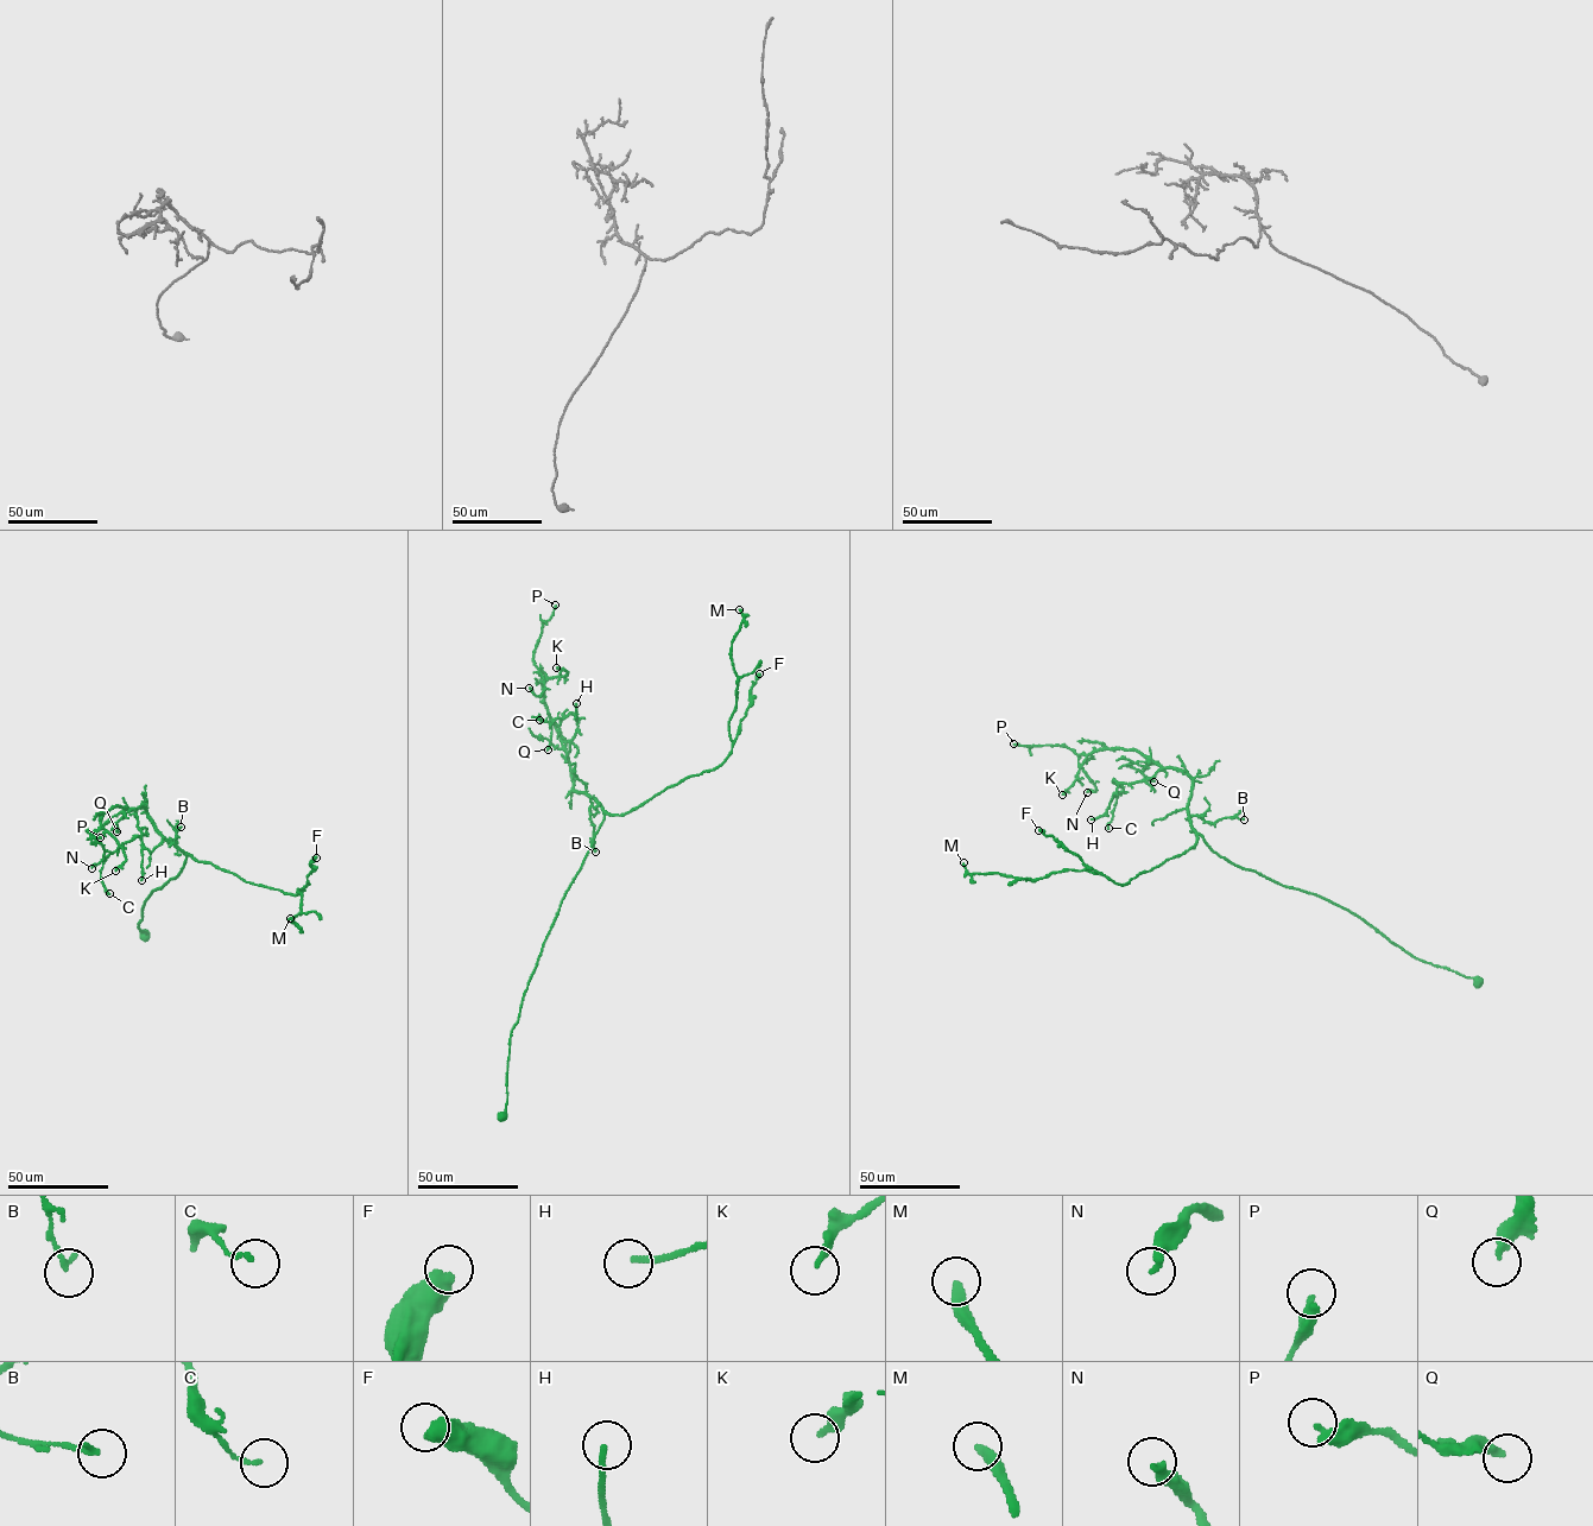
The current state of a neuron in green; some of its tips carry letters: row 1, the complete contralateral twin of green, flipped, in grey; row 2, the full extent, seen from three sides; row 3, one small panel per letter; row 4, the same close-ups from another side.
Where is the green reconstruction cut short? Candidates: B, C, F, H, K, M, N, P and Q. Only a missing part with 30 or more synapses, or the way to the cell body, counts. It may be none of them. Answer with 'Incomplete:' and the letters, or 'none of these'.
Incomplete: M

